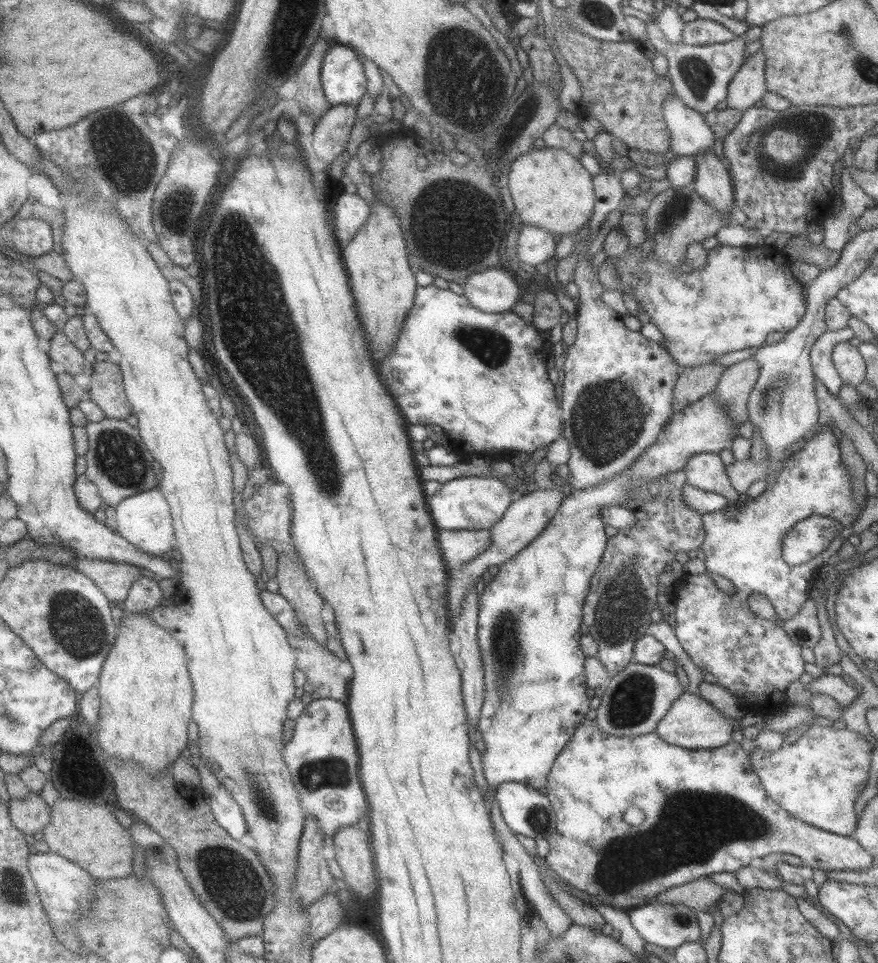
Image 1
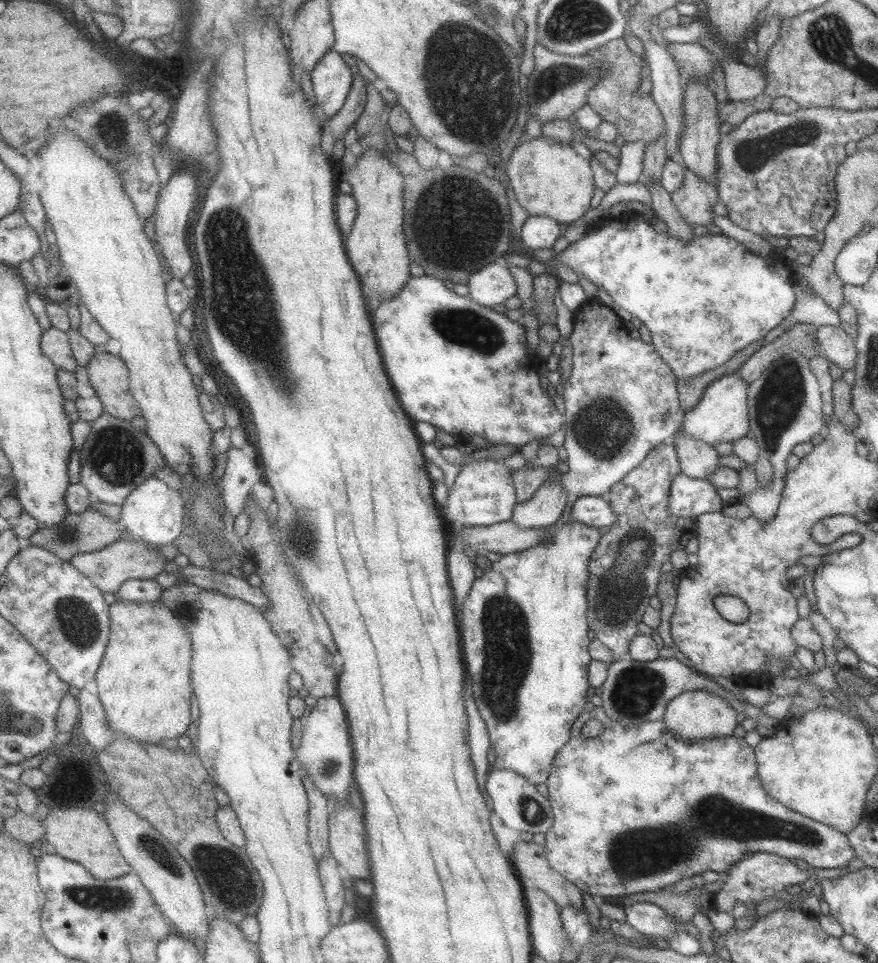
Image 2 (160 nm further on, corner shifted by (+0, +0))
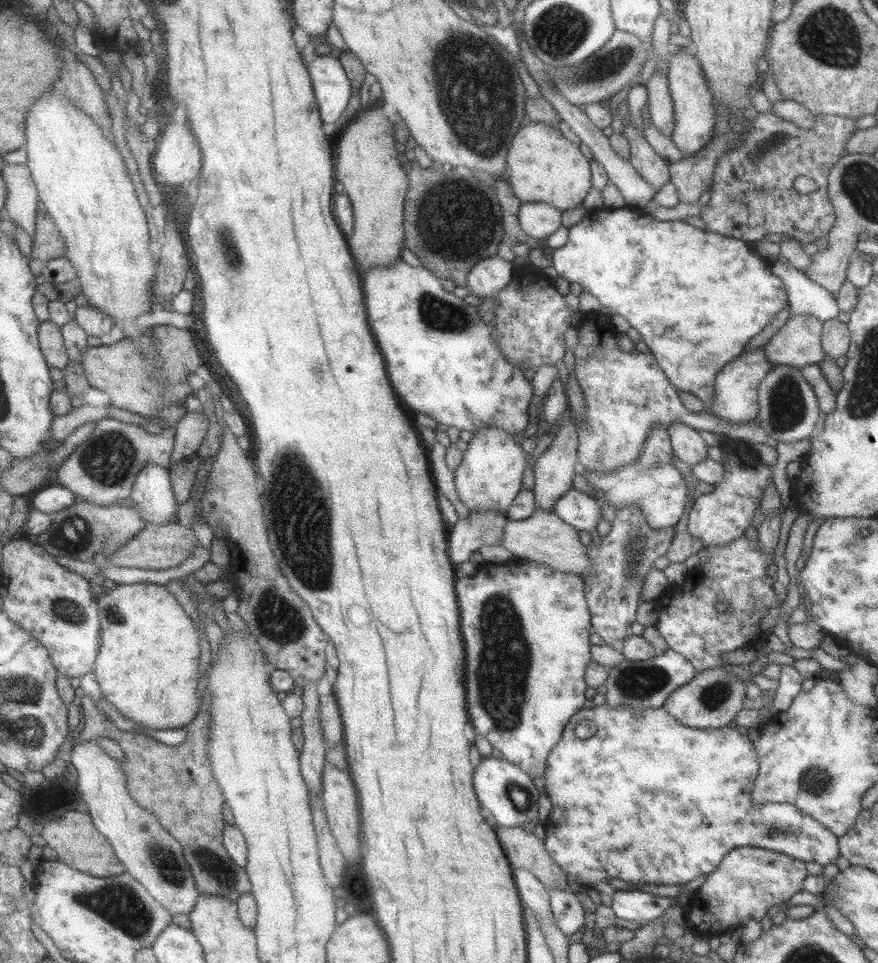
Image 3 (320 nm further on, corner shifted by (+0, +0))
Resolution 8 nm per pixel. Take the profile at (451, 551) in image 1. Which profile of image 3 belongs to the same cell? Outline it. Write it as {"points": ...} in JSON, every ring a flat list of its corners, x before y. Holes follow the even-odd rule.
{"points":[[534,507,533,512,527,518,507,519,502,542,499,545,508,550,512,557,523,557,531,562,548,566,557,572,576,574,583,579,584,574,588,572,590,560,586,547,581,544,577,532,576,528,569,526,550,510]]}

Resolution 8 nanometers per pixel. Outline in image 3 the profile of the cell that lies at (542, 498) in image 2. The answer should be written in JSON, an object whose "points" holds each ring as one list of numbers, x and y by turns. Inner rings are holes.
{"points":[[570,417,558,427,556,435,534,464,534,499,536,506,547,509,552,512,552,506,555,500,565,491,568,491,572,485,571,480,574,476,574,466,577,463,578,432,573,420]]}

